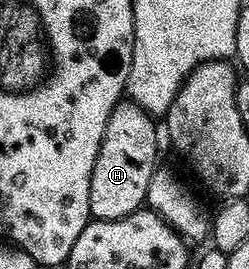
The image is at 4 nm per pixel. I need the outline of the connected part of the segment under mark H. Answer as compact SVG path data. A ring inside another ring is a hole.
M122 101L111 113L99 153L95 157L95 169L91 173L91 197L89 213L95 219L118 219L127 217L132 211L142 210L149 197L151 177L159 170L157 163L157 127L154 116L148 115L138 103Z

